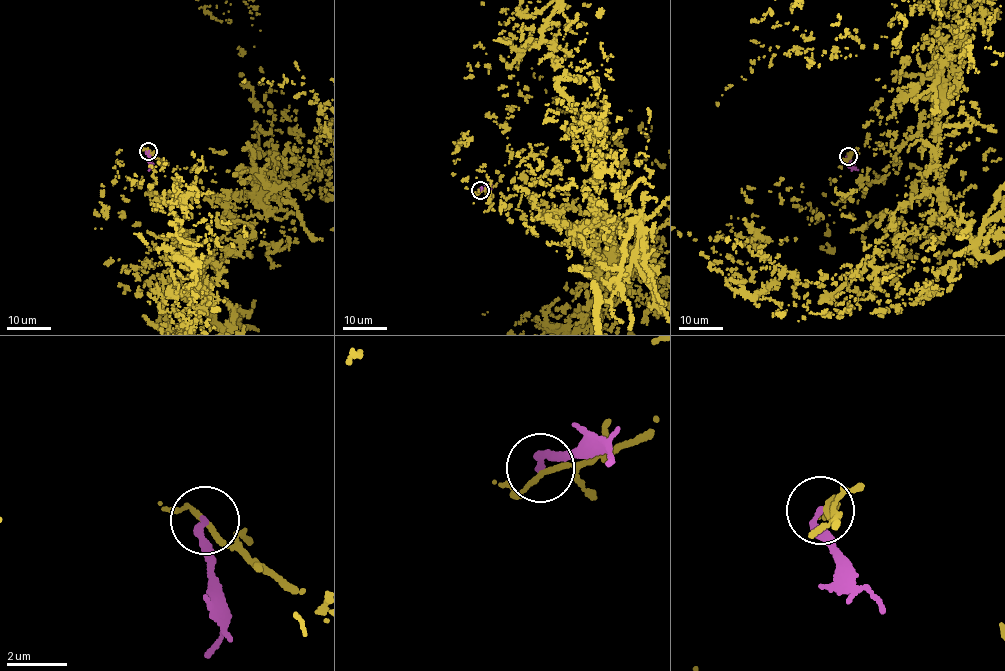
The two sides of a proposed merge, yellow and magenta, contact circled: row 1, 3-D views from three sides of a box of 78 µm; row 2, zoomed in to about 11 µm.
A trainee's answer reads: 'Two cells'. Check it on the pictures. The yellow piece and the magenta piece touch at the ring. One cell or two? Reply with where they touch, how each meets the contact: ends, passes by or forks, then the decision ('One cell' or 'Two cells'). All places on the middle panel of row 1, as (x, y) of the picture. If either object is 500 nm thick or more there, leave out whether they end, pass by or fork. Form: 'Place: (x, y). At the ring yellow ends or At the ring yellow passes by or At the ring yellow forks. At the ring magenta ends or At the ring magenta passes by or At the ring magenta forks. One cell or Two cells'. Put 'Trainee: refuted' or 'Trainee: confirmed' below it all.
Place: (480, 190). At the ring yellow passes by. At the ring magenta ends. Two cells
Trainee: confirmed

